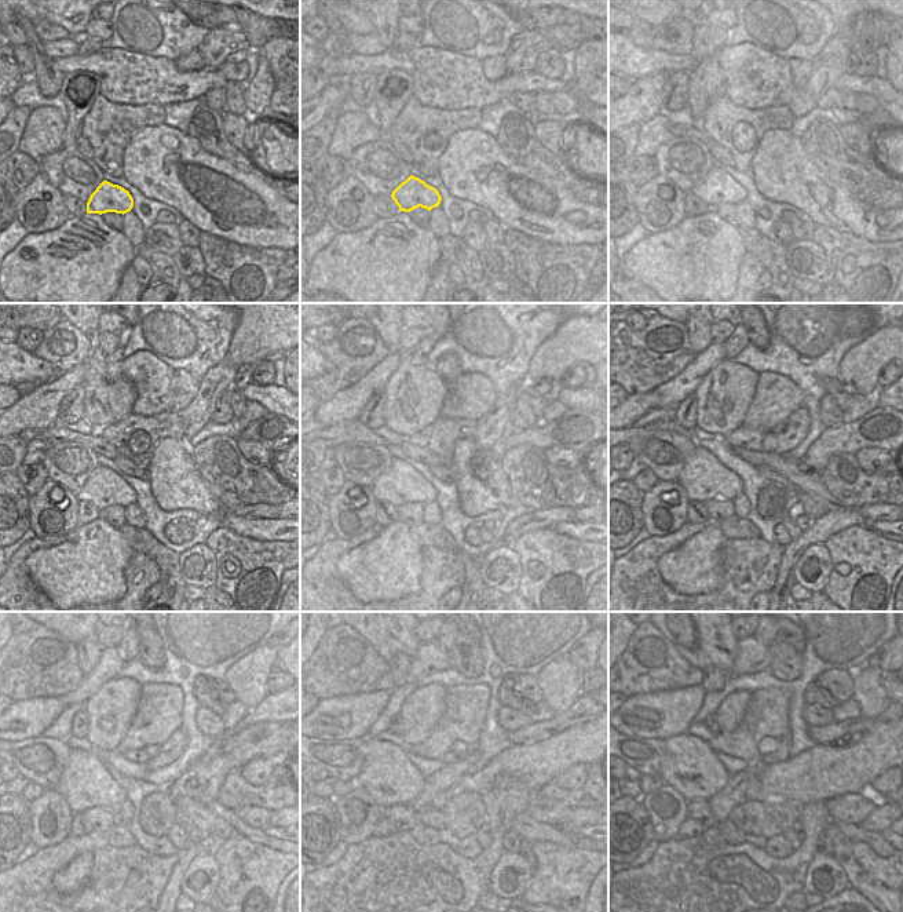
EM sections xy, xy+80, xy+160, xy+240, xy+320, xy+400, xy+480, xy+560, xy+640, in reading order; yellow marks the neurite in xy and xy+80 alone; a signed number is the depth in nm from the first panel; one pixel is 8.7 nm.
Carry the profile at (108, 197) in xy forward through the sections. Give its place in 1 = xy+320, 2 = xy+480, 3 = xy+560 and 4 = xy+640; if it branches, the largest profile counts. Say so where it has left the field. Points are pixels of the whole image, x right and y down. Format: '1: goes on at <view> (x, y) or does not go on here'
1: goes on at xy+320 (401, 484)
2: goes on at xy+480 (84, 783)
3: goes on at xy+560 (388, 776)
4: goes on at xy+640 (688, 765)

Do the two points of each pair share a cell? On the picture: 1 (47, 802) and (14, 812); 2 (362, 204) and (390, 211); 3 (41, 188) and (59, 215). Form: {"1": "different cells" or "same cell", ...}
{"1": "different cells", "2": "different cells", "3": "same cell"}

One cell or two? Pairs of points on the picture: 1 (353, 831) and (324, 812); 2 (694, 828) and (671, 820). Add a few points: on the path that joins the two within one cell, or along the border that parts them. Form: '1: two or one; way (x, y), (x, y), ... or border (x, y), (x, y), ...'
1: two; border (333, 799), (340, 820), (340, 839)
2: two; border (687, 816), (675, 836)

